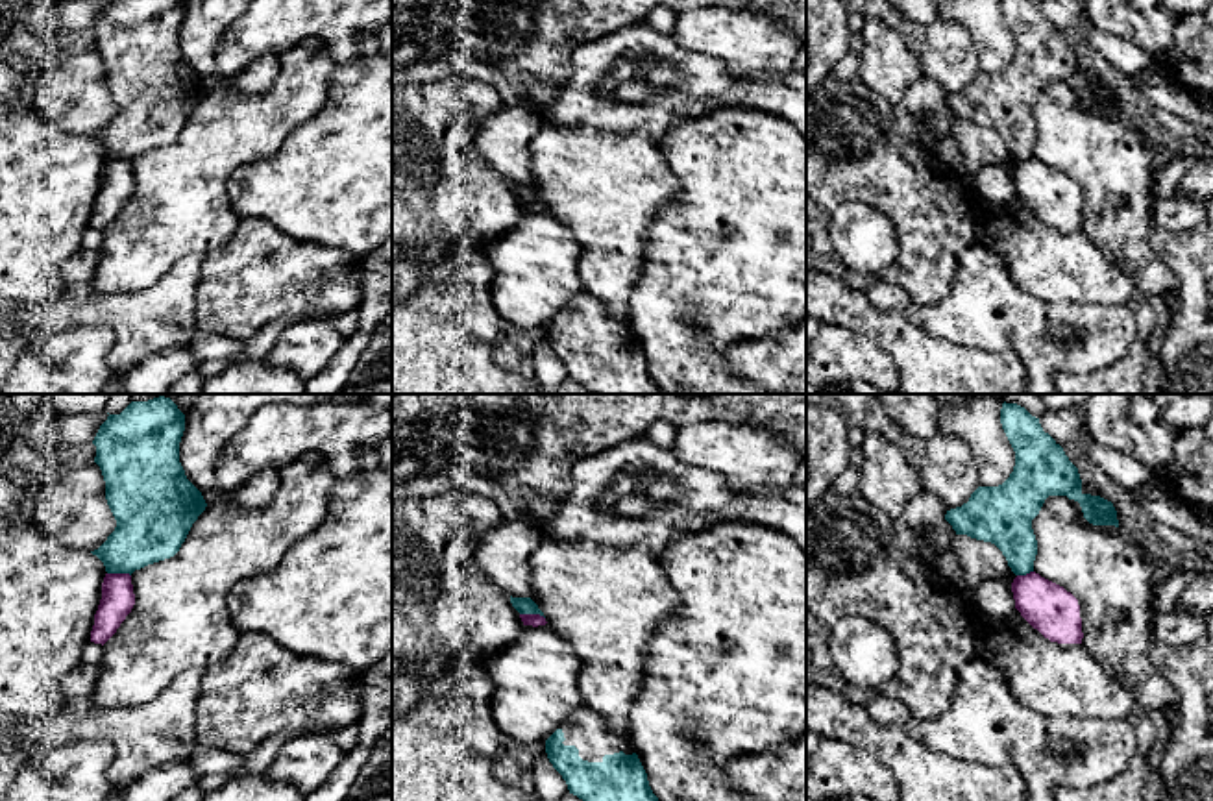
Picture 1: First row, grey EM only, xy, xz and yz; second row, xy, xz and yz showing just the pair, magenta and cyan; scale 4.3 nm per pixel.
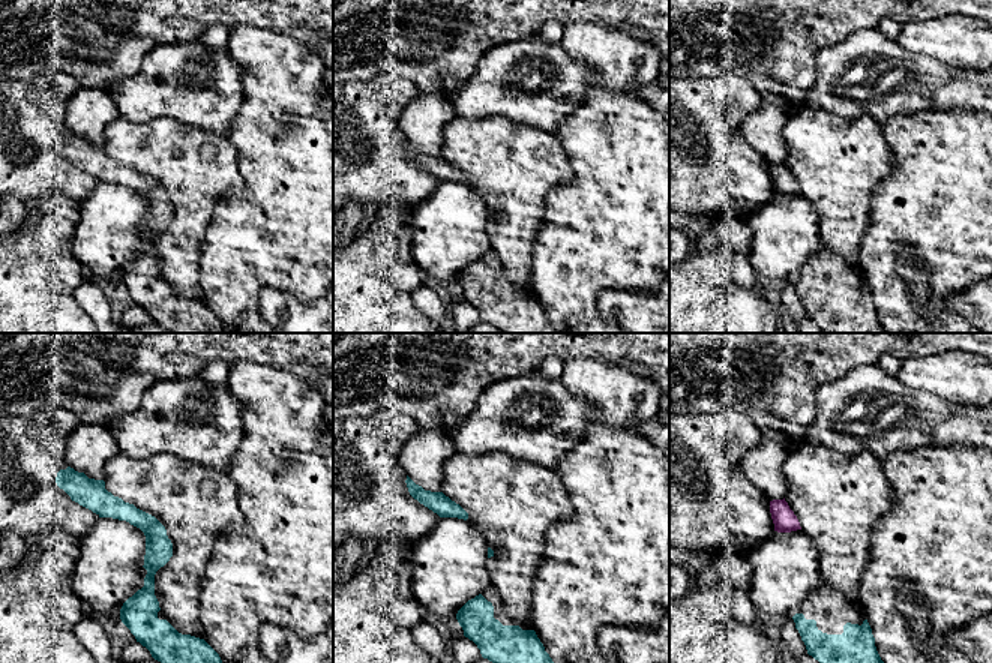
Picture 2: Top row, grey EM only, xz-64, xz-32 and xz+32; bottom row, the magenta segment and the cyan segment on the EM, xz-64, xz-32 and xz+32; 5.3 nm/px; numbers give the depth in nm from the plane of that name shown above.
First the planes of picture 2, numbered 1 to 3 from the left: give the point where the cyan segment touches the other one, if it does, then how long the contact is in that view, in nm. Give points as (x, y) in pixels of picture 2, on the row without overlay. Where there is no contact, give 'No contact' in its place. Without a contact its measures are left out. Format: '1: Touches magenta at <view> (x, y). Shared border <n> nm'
1: No contact
2: No contact
3: No contact

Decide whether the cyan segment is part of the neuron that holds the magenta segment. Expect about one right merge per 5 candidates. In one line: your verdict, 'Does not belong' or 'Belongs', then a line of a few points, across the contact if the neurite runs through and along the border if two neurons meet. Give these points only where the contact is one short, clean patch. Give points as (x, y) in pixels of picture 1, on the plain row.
Does not belong. Line: xz (520, 198), (539, 198), (544, 204)

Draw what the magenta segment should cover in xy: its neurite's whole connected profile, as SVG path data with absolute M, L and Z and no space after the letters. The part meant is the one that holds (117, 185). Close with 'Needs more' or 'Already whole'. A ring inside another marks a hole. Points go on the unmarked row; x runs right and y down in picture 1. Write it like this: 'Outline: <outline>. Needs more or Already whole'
Outline: M105 159L102 168L102 185L94 200L91 228L105 229L126 205L135 191L135 179L129 159Z. Already whole

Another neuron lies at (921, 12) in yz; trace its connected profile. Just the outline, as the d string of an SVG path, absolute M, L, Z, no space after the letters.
M889 0L906 20L928 26L937 18L937 0Z

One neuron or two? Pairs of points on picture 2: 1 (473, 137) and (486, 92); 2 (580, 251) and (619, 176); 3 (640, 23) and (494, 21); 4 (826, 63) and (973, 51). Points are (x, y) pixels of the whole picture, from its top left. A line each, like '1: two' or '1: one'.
1: two
2: one
3: one
4: two

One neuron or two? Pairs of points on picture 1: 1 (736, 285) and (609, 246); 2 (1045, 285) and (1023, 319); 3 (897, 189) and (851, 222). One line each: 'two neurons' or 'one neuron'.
1: two neurons
2: two neurons
3: two neurons

